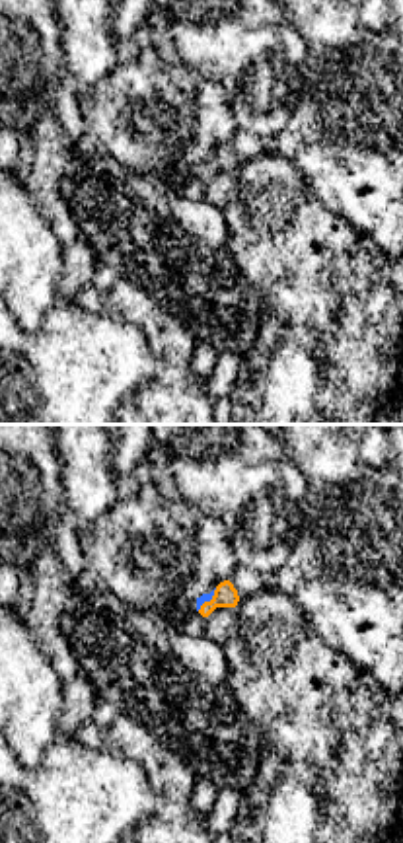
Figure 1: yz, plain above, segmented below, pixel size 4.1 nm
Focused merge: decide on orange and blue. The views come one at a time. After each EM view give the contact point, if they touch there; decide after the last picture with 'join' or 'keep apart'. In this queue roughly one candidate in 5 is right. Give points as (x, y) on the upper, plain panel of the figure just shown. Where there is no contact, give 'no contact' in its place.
(211, 164)

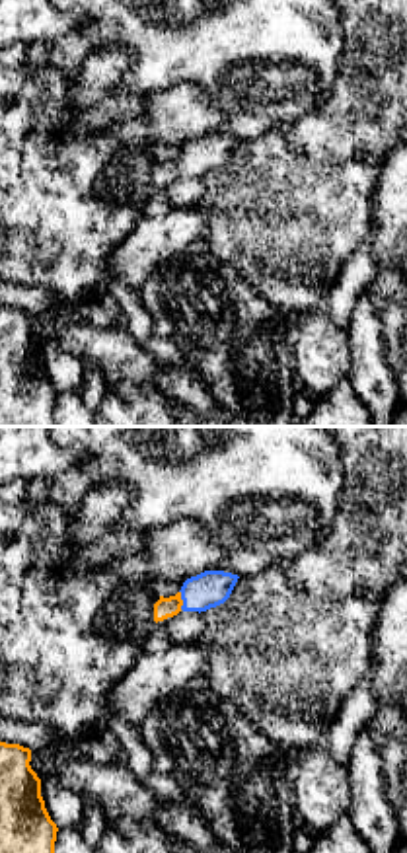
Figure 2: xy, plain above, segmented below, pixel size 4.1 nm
(182, 164)

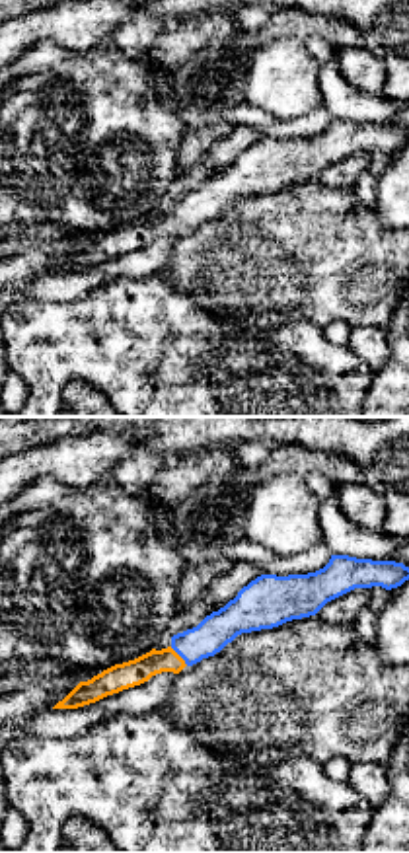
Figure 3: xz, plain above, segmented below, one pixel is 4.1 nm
(180, 221)

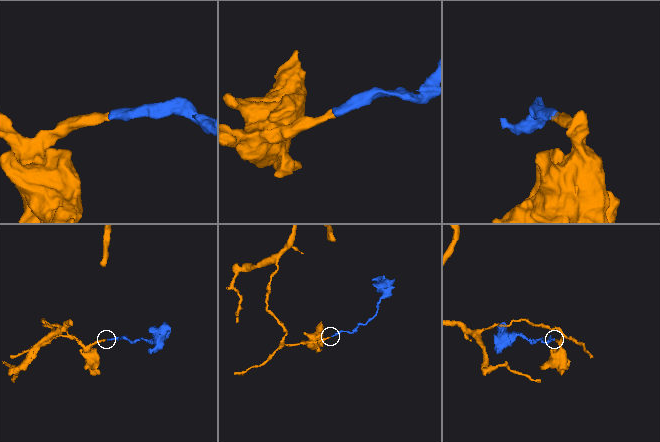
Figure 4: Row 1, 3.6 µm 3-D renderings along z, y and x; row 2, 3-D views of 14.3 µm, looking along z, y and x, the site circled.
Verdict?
join

